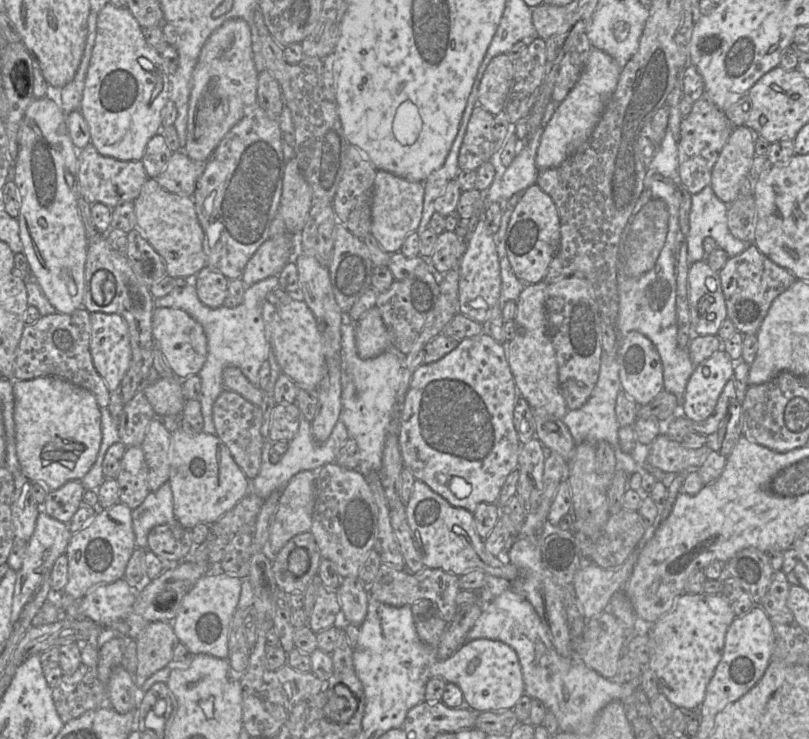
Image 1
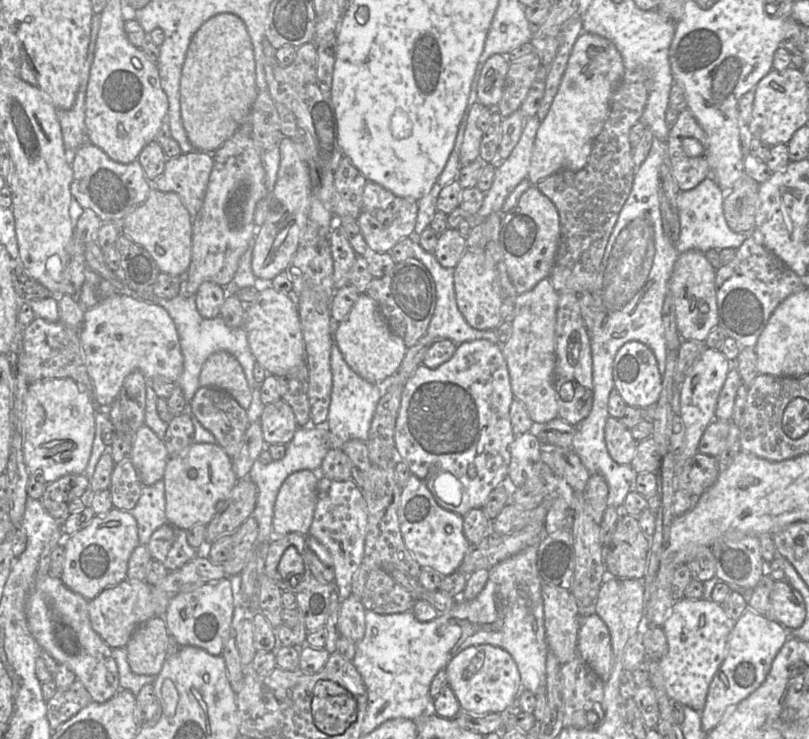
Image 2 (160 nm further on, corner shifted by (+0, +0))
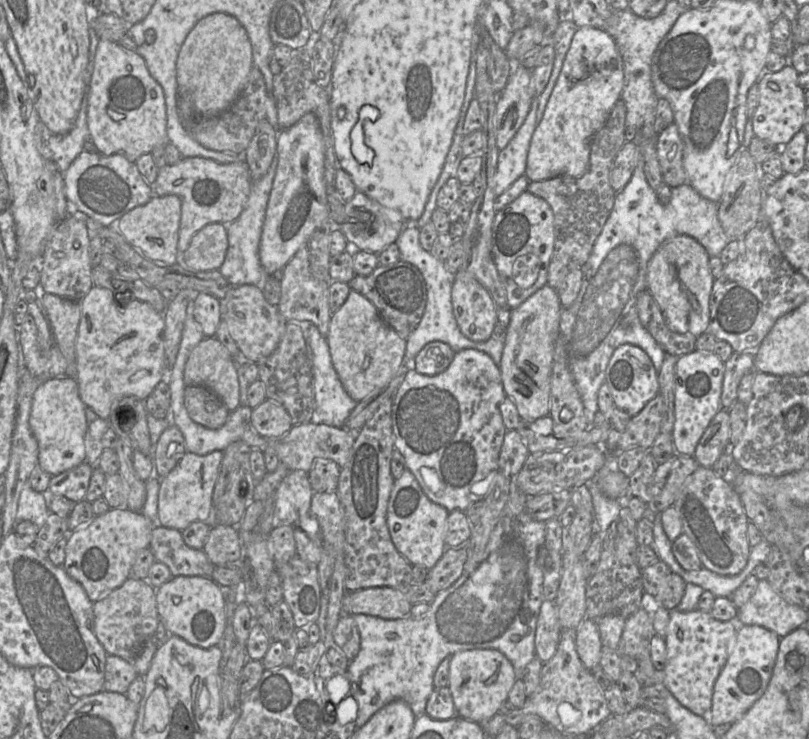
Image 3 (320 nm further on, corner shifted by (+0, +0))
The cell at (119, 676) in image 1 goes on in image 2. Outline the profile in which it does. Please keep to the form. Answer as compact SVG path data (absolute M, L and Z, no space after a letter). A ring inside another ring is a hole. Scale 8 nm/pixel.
M37 576L28 596L26 615L29 630L43 651L65 664L89 692L92 701L103 703L121 688L112 649L92 628L88 600L71 591L60 578Z

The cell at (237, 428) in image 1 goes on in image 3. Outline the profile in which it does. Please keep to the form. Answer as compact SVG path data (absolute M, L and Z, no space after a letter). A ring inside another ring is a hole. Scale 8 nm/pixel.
M187 386L184 404L189 417L209 429L221 428L230 415L220 398L205 386Z

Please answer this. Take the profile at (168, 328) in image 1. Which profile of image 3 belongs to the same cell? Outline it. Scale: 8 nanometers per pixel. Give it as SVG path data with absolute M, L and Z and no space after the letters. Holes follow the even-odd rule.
M93 286L80 301L81 317L76 338L76 381L82 402L91 408L99 418L108 420L112 405L124 396L145 400L155 387L166 378L163 331L164 313L157 312L149 304L137 299L127 306L121 306L113 293L99 286Z

